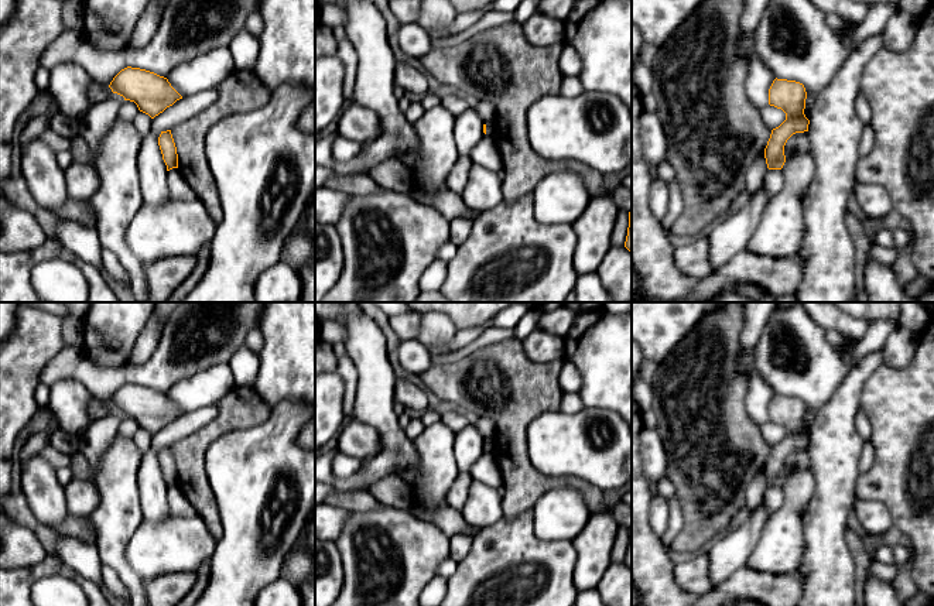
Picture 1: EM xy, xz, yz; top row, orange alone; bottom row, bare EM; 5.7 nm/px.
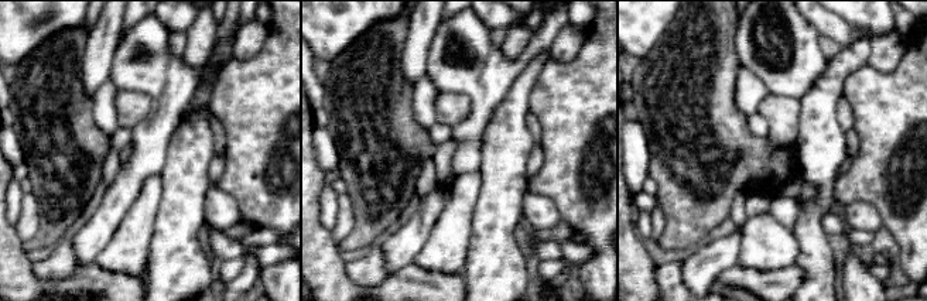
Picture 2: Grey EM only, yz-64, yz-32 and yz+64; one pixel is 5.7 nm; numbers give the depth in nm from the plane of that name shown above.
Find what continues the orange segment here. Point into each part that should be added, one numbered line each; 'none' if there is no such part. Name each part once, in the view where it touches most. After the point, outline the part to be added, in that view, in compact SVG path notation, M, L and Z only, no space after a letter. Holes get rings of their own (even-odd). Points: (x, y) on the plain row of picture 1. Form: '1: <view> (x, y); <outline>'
none

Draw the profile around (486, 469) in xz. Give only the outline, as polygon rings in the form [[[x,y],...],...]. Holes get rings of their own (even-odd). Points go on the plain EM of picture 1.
[[[483,452],[483,455],[471,468],[469,475],[472,480],[482,482],[490,487],[502,487],[503,477],[496,462],[496,458],[490,452]]]

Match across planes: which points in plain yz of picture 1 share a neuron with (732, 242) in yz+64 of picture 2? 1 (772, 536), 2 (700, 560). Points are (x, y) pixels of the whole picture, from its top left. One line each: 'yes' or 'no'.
1: no
2: no

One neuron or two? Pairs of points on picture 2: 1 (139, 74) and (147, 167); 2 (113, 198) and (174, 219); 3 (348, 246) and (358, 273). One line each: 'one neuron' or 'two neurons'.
1: one neuron
2: two neurons
3: two neurons

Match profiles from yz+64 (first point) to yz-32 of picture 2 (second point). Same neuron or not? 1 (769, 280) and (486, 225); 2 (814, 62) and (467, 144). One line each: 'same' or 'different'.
1: different
2: same

